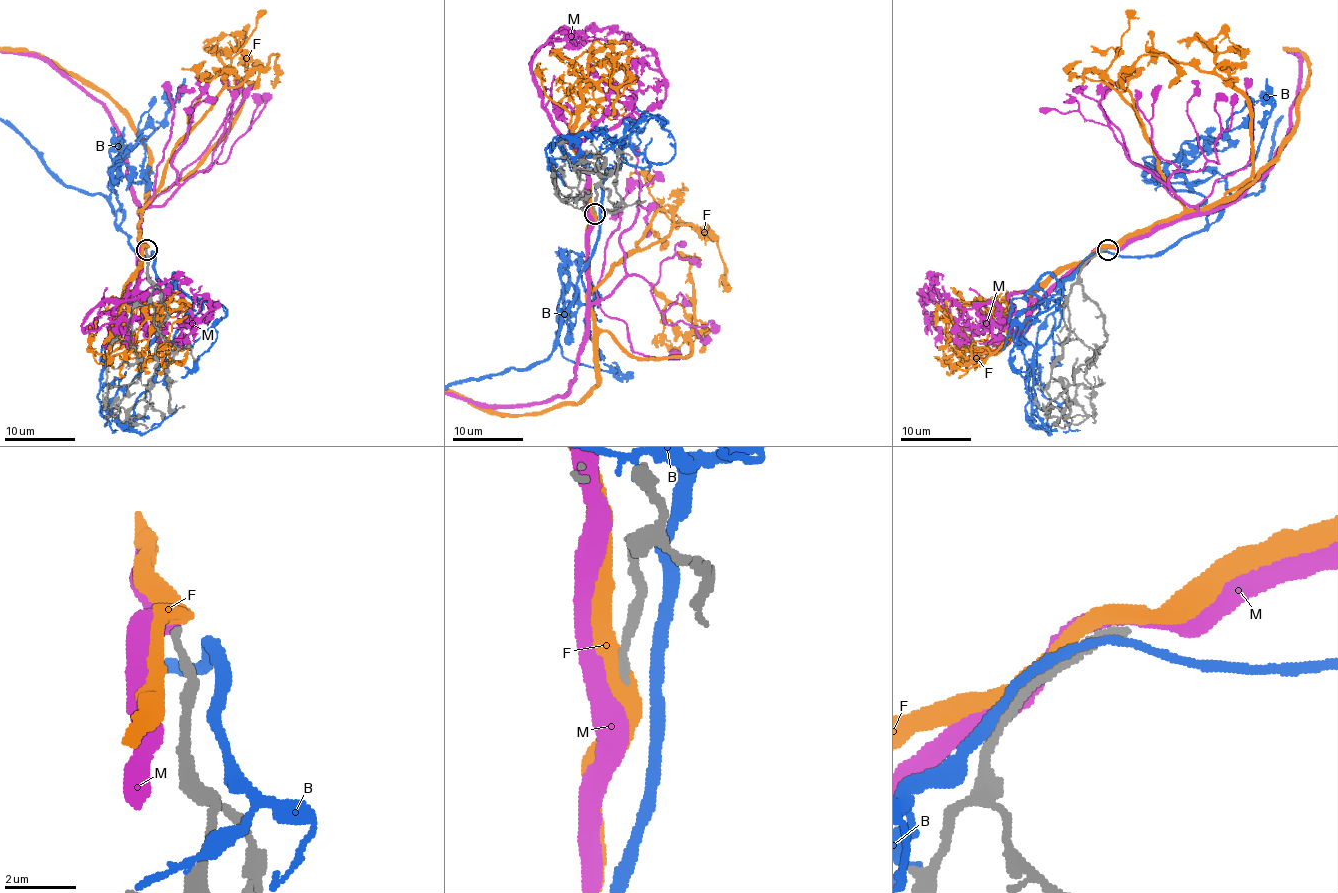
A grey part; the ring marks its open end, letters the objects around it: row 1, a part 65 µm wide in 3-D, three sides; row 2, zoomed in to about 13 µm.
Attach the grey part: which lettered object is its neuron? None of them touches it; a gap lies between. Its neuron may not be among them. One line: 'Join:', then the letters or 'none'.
Join: none

